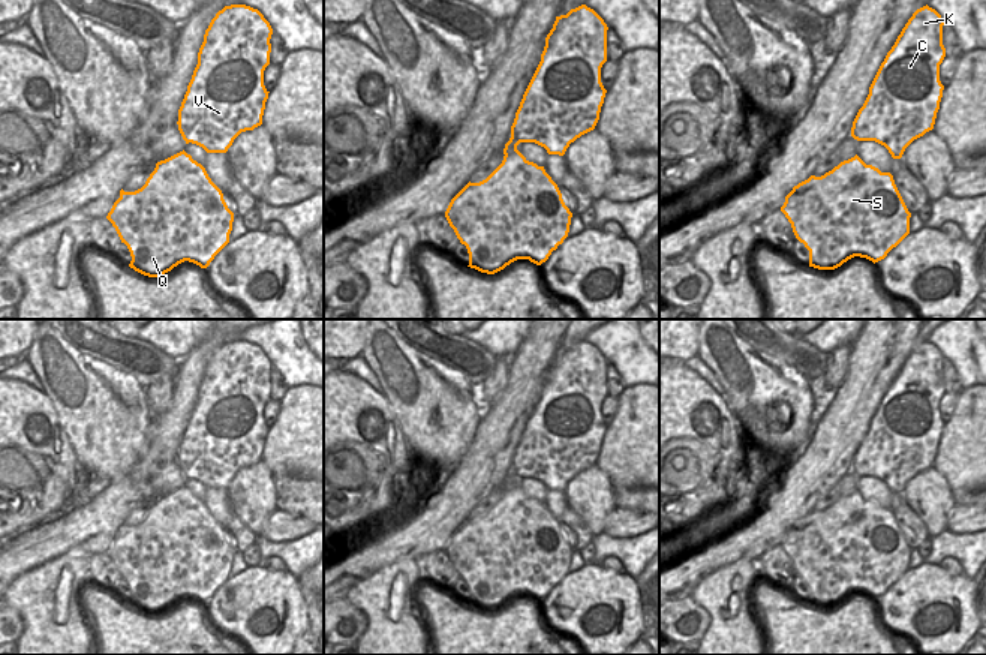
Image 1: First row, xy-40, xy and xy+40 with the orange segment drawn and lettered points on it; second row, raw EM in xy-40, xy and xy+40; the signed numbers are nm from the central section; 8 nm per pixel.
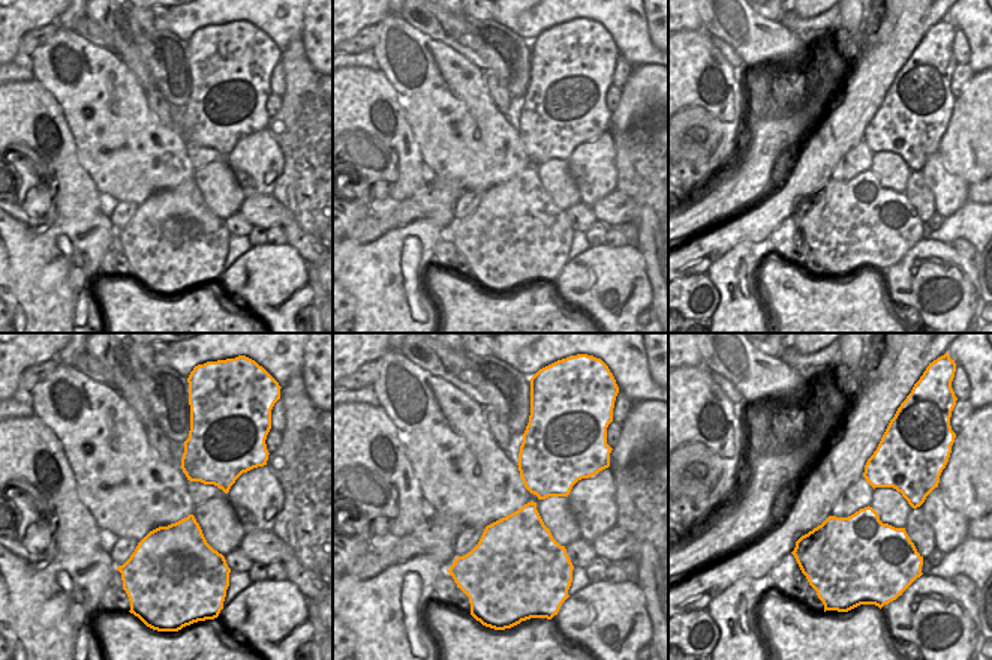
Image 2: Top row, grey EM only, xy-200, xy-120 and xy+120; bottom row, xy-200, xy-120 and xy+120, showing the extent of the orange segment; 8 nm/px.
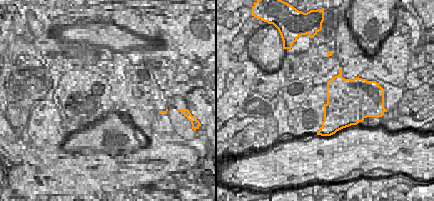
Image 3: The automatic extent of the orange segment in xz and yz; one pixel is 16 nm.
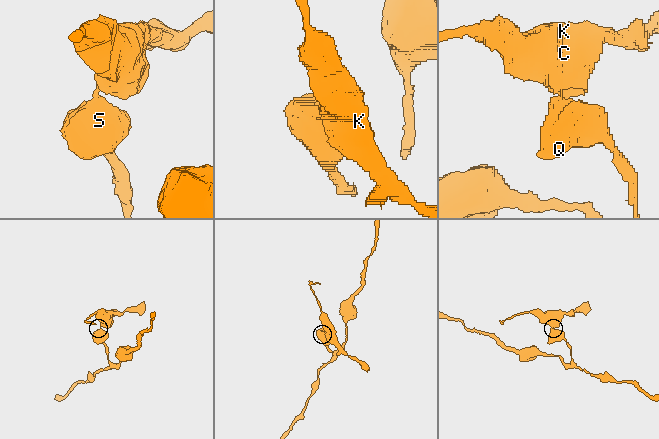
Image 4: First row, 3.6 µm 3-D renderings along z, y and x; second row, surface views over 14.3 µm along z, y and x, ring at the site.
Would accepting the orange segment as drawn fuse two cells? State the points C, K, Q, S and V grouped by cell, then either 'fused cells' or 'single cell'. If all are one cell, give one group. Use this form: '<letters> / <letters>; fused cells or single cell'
C K V / Q S; fused cells

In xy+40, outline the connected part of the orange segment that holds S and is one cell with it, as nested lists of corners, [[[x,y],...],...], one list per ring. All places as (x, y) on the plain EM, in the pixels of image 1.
[[[857,490],[824,511],[811,511],[794,522],[781,547],[796,574],[809,586],[809,603],[818,606],[835,606],[854,592],[875,600],[910,570],[911,549],[893,511],[866,501]]]

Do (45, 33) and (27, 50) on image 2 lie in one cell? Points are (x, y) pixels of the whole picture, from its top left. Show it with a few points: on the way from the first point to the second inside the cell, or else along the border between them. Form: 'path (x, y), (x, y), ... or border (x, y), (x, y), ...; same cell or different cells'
path (41, 36), (32, 45); same cell

